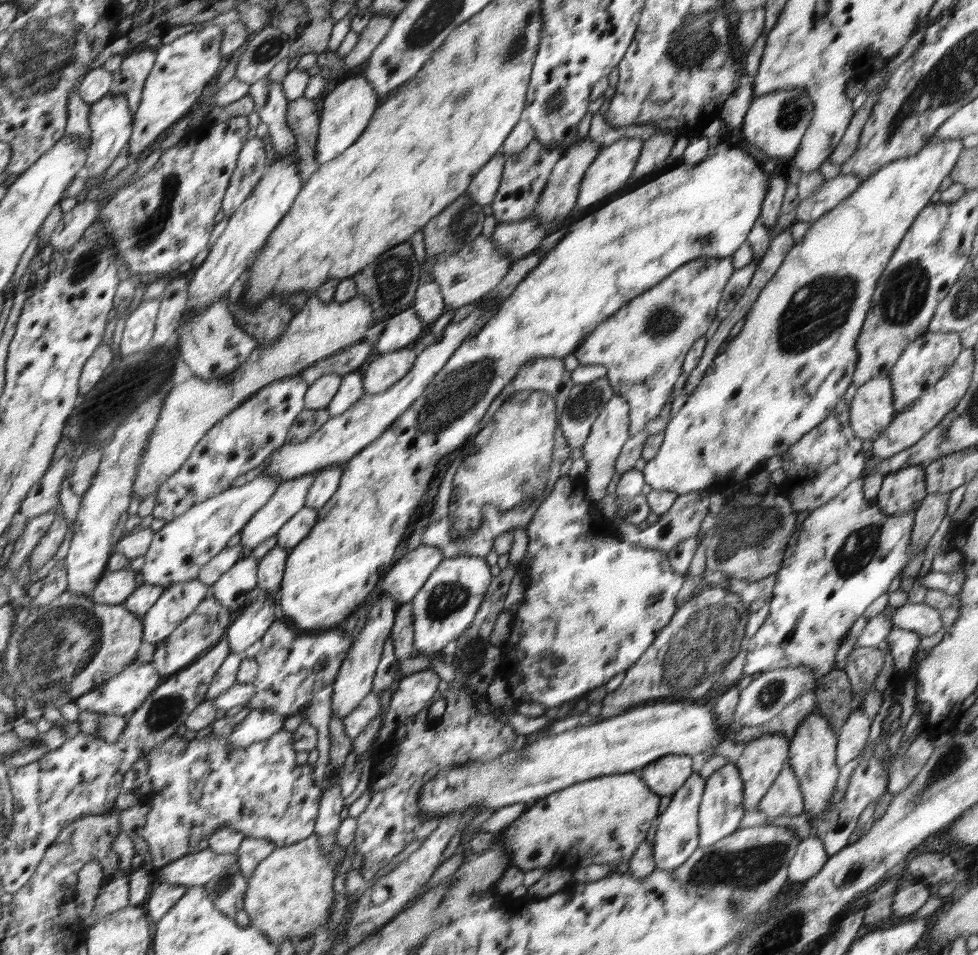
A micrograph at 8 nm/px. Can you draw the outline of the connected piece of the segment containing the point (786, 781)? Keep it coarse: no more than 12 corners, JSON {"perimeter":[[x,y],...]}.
{"perimeter":[[784,766],[757,809],[772,821],[798,816],[804,806],[799,779]]}

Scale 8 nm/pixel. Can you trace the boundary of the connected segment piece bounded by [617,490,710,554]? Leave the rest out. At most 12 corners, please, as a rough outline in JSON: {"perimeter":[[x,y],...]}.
{"perimeter":[[710,491],[682,494],[640,532],[622,521],[620,538],[667,554],[700,532]]}

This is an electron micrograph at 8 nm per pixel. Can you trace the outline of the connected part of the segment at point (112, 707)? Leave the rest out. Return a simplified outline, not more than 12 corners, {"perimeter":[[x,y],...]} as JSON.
{"perimeter":[[137,661],[81,697],[82,710],[124,717],[163,685],[153,661]]}

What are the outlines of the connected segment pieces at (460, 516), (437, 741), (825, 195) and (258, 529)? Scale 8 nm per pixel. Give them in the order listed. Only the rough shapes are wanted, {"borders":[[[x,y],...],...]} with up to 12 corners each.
{"borders":[[[563,359],[520,368],[438,481],[421,545],[527,532],[571,448]],[[455,686],[443,716],[402,722],[369,766],[358,817],[359,871],[375,874],[430,837],[425,782],[455,764],[490,762],[519,742]],[[850,174],[827,180],[800,201],[798,222],[812,224],[842,205],[864,179]],[[322,470],[284,481],[242,532],[247,553],[306,506]]]}

